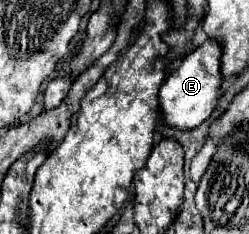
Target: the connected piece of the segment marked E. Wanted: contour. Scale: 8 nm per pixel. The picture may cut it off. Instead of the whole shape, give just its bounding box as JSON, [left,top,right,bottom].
[158,40,222,130]

